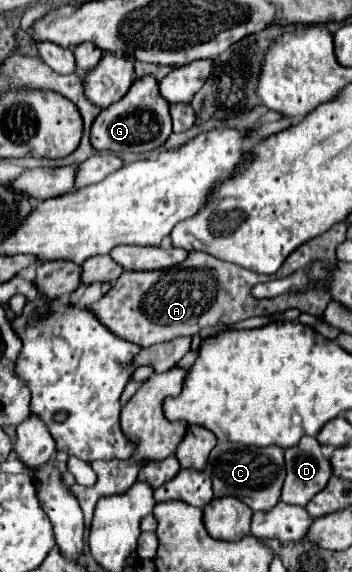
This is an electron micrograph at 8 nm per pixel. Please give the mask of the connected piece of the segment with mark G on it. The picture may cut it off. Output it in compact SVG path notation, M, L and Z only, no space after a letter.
M144 76L138 78L132 84L132 90L128 94L104 108L98 116L96 122L92 124L92 134L90 142L96 150L108 150L108 152L150 152L160 148L166 138L172 132L172 122L170 122L170 112L168 112L168 102L158 92L158 82L154 76Z

